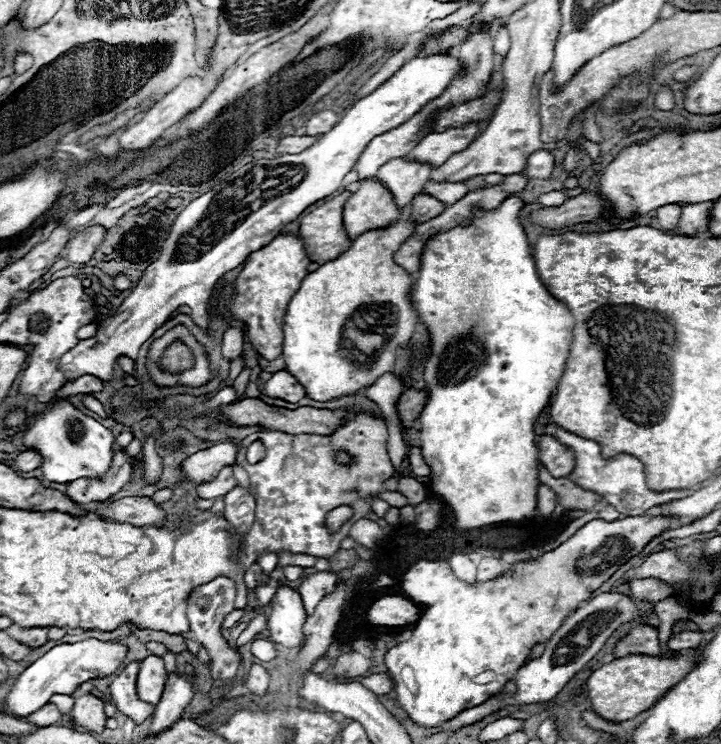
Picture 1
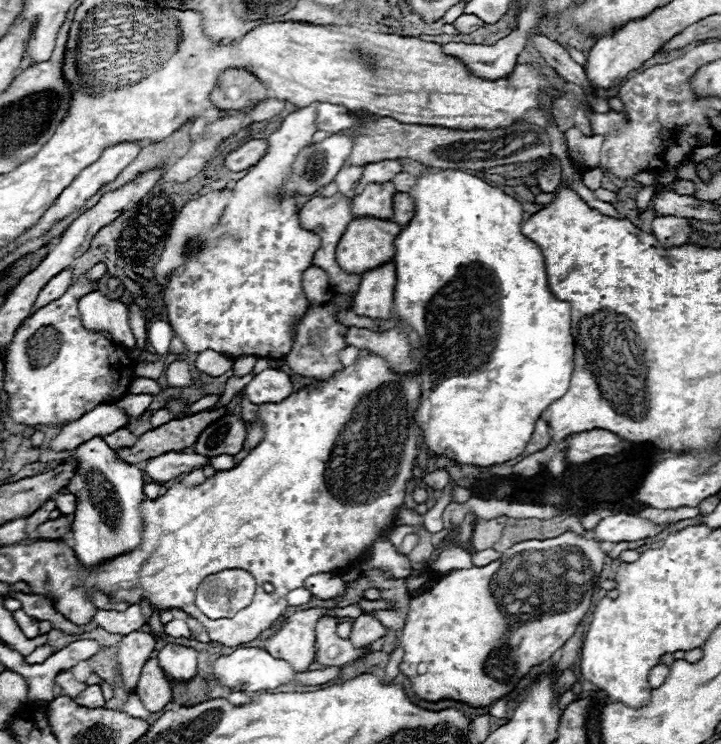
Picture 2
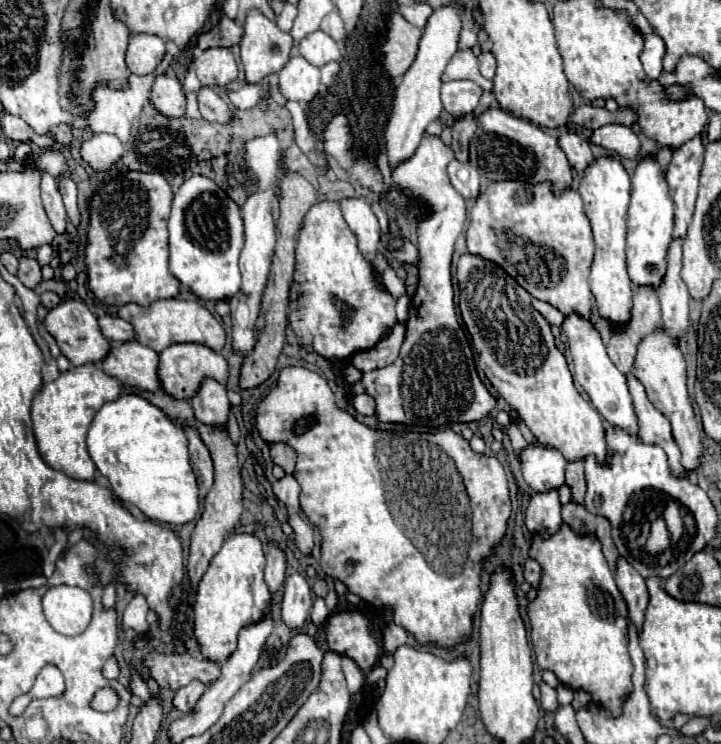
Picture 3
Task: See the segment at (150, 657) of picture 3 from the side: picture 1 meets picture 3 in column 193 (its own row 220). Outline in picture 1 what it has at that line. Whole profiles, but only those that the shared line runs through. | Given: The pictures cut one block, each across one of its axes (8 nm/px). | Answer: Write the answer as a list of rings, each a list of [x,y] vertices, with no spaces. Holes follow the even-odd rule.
[[[666,204],[666,206],[660,206],[656,210],[656,218],[658,218],[658,224],[662,226],[662,230],[674,230],[678,226],[678,220],[680,220],[680,206],[676,204]]]

